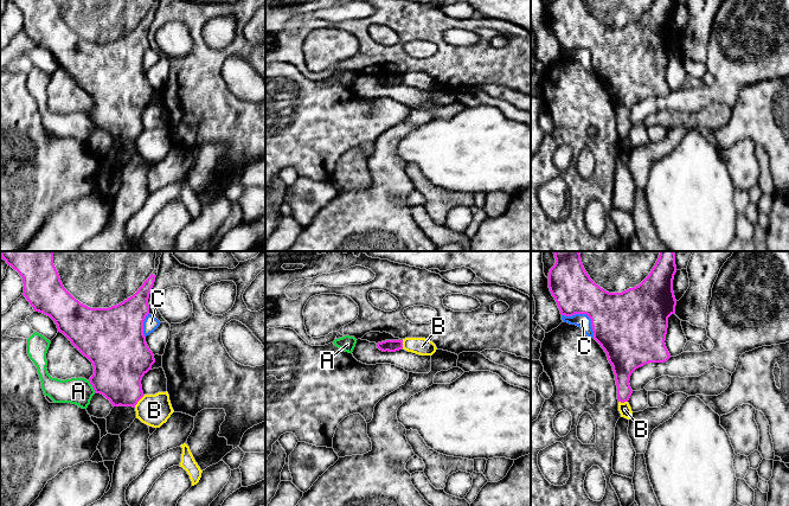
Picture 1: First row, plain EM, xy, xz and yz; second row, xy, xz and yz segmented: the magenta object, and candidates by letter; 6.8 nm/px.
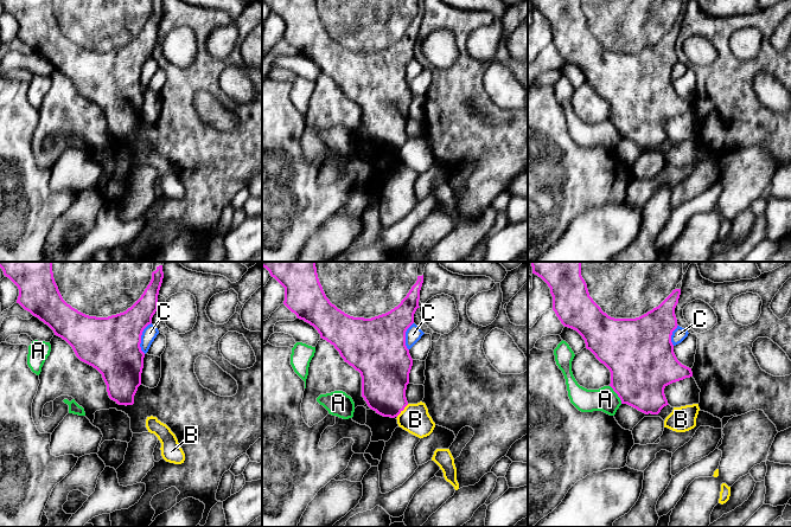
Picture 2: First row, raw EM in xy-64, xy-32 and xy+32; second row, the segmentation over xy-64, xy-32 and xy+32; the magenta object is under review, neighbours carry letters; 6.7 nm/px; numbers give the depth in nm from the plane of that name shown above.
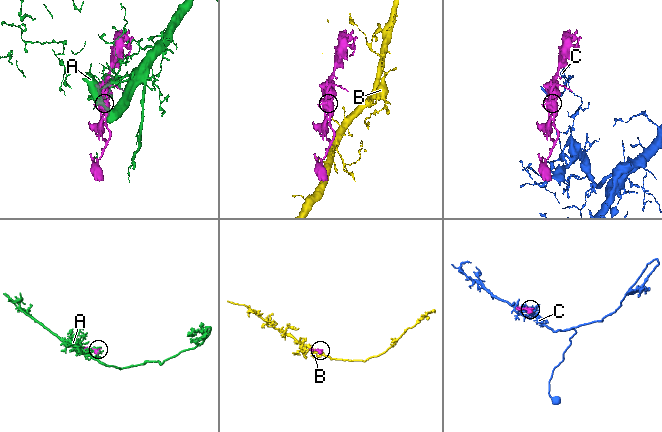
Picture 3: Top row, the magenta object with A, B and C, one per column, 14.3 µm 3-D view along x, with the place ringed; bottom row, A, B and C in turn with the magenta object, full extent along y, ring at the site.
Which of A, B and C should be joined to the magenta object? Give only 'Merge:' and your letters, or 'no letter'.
Merge: no letter

